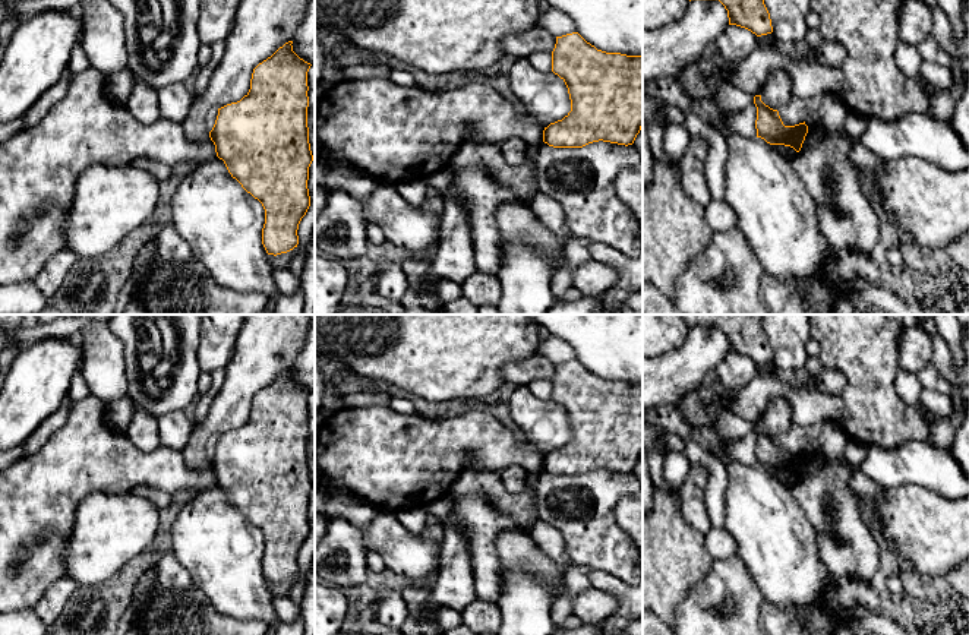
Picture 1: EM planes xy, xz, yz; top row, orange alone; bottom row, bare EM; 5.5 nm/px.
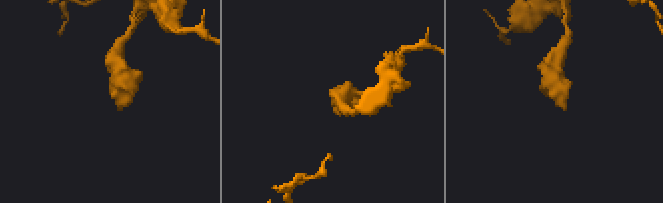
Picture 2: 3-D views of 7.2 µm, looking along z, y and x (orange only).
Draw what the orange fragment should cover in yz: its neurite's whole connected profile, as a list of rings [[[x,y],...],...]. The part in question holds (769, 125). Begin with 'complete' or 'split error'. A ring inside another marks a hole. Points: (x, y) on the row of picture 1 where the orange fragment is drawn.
complete; [[[761,95],[754,97],[754,104],[757,107],[757,138],[764,139],[770,145],[790,146],[799,152],[808,133],[805,121],[795,126],[785,126],[779,111],[766,105],[761,101]]]

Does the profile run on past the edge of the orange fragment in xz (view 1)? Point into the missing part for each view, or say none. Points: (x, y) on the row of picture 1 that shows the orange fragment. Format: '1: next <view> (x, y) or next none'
1: next none

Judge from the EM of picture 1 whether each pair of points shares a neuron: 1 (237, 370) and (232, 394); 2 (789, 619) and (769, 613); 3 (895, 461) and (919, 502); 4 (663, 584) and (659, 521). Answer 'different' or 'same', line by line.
1: same
2: same
3: different
4: same

